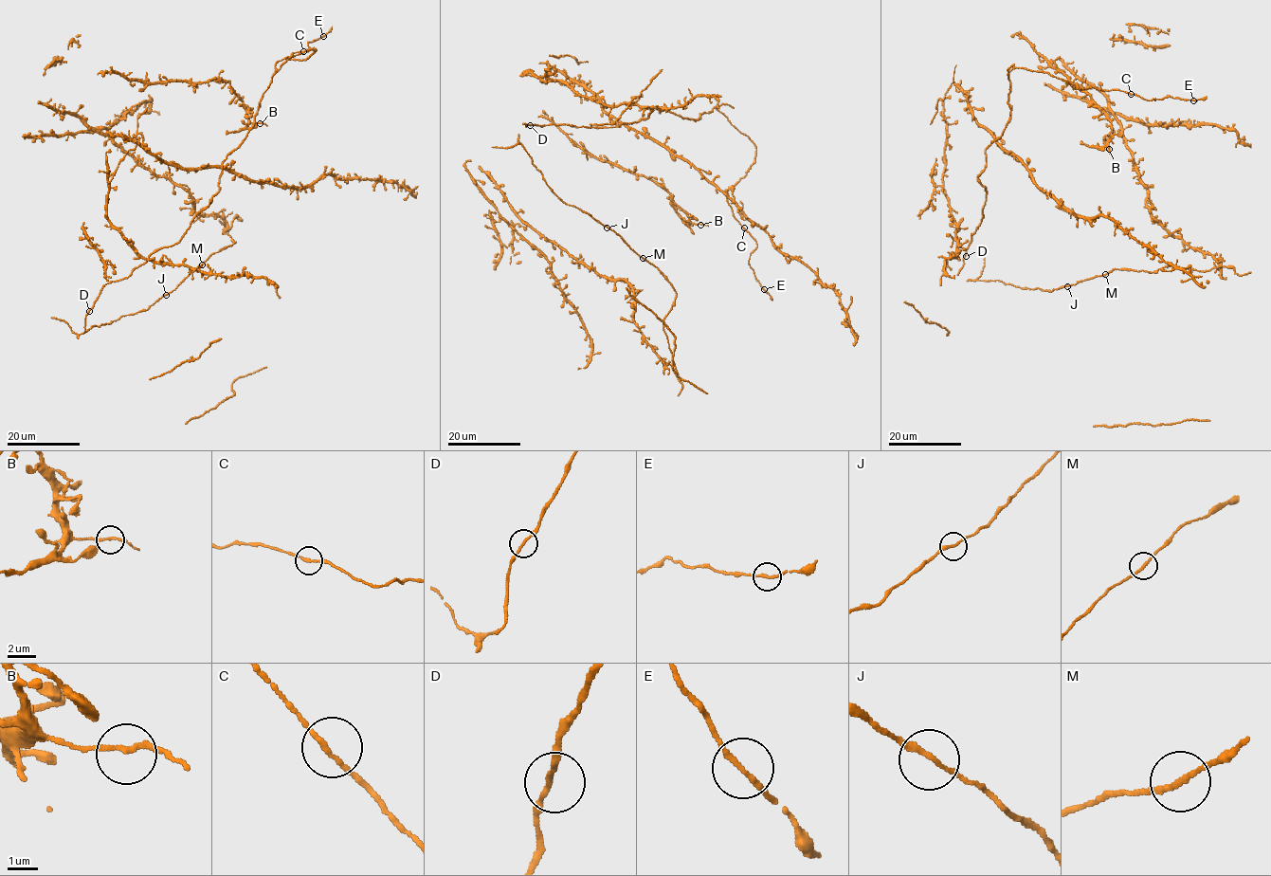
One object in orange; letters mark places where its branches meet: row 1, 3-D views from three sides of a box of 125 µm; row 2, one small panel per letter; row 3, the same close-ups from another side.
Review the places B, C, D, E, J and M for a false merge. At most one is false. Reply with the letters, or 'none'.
none

